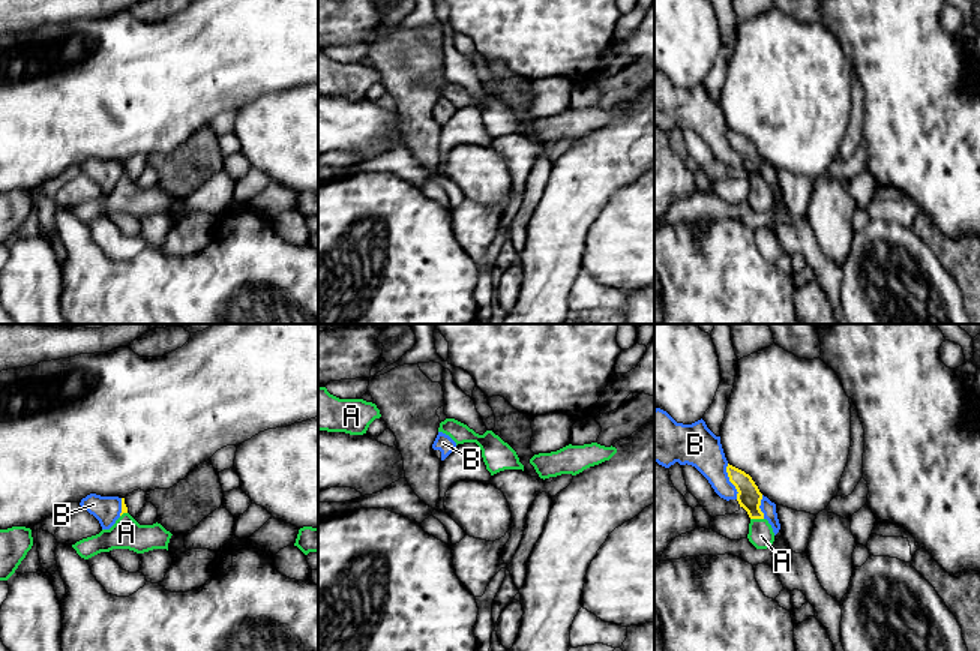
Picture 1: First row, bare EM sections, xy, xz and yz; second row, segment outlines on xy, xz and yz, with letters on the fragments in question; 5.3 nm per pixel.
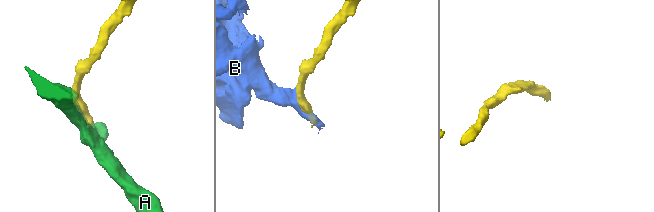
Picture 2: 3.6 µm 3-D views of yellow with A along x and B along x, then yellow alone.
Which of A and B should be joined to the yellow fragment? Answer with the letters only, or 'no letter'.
A

